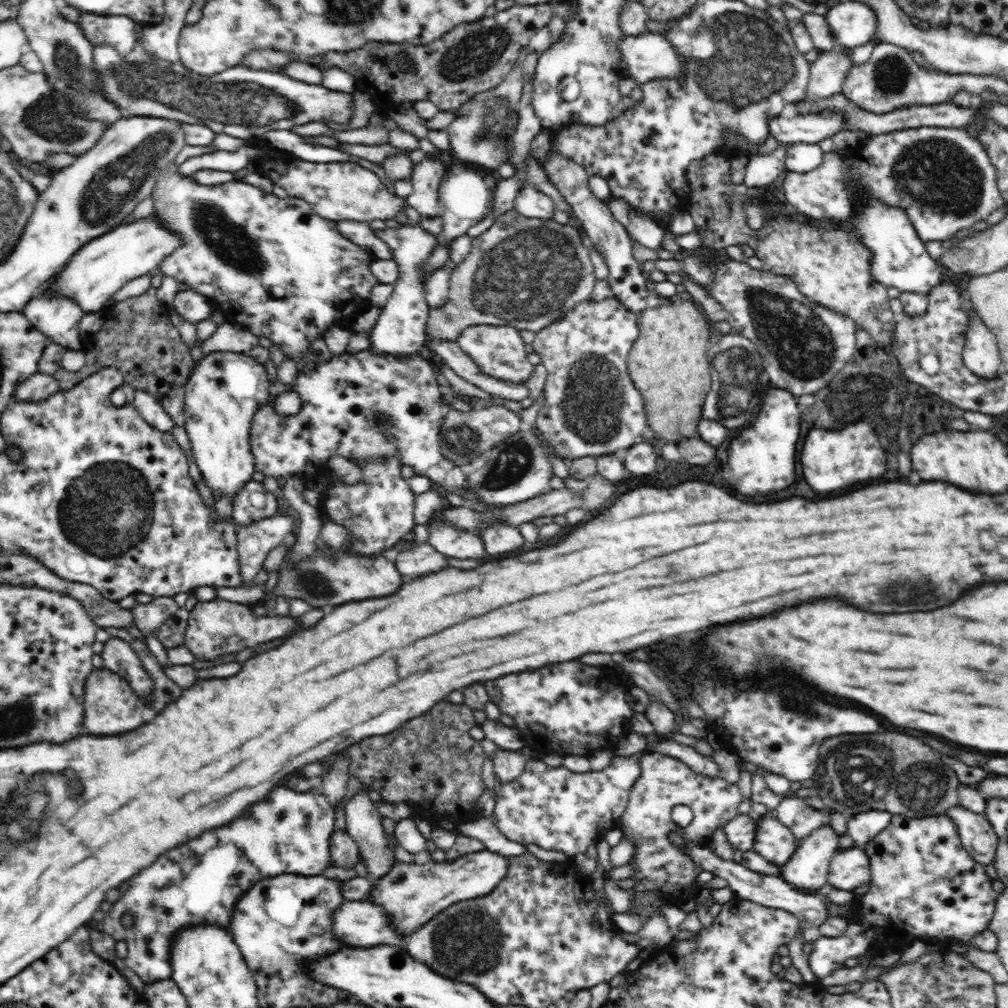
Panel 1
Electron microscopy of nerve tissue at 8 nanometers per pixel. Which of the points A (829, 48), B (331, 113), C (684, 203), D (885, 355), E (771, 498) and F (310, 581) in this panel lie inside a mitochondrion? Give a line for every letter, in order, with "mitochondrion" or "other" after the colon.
A: other
B: mitochondrion
C: other
D: other
E: other
F: mitochondrion

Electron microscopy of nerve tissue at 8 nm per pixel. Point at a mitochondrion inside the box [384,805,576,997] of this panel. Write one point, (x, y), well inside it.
(464, 938)

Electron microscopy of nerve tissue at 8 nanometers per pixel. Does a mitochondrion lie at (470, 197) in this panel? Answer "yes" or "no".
no

